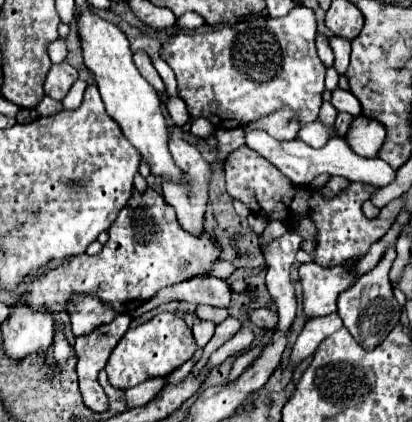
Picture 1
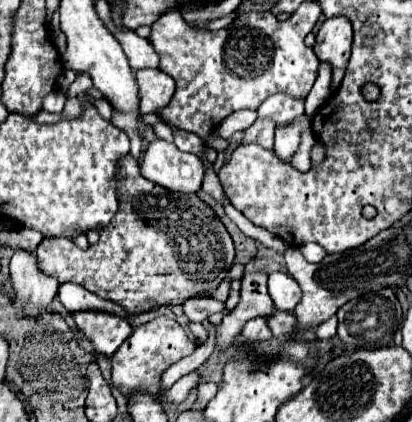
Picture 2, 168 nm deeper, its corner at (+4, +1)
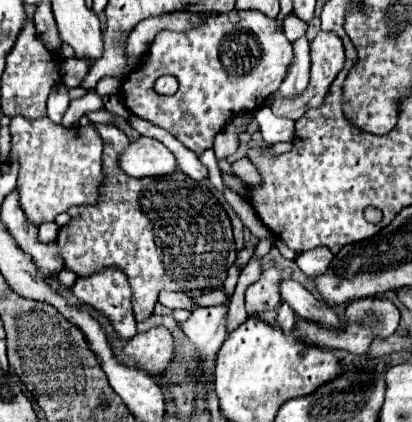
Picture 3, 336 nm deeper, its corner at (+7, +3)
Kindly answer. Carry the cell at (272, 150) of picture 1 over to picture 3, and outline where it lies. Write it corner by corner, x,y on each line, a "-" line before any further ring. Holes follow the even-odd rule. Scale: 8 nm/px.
267,105
257,109
255,121
259,125
259,131
261,131
263,139
271,145
279,143
279,141
291,143
293,137
295,137
295,121
285,119
285,117
275,117

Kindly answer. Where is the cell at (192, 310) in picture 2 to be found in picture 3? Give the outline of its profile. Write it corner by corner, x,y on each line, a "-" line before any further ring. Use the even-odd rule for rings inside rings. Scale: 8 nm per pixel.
161,291
159,303
169,307
169,309
187,309
187,311
195,309
191,297
187,297
185,293
175,293
175,291

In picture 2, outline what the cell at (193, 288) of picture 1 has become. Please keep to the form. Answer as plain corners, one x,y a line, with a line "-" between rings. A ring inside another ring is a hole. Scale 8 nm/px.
64,283
58,289
58,299
60,303
66,307
68,313
76,313
76,311
104,311
104,313
112,313
124,319
132,319
134,315
128,315
128,311
124,311
120,305
112,305
110,301
102,301
98,295
92,295
88,289
76,285
76,283

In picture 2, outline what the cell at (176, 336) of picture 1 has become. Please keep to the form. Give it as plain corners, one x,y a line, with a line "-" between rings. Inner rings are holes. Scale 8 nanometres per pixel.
156,317
132,331
132,335
126,339
124,345
118,347
118,351
110,357
112,361
112,383
120,389
122,395
132,395
136,391
146,391
150,395
160,393
160,375
164,369
168,369
178,359
190,355
198,347
196,341
190,341
174,319
168,317

